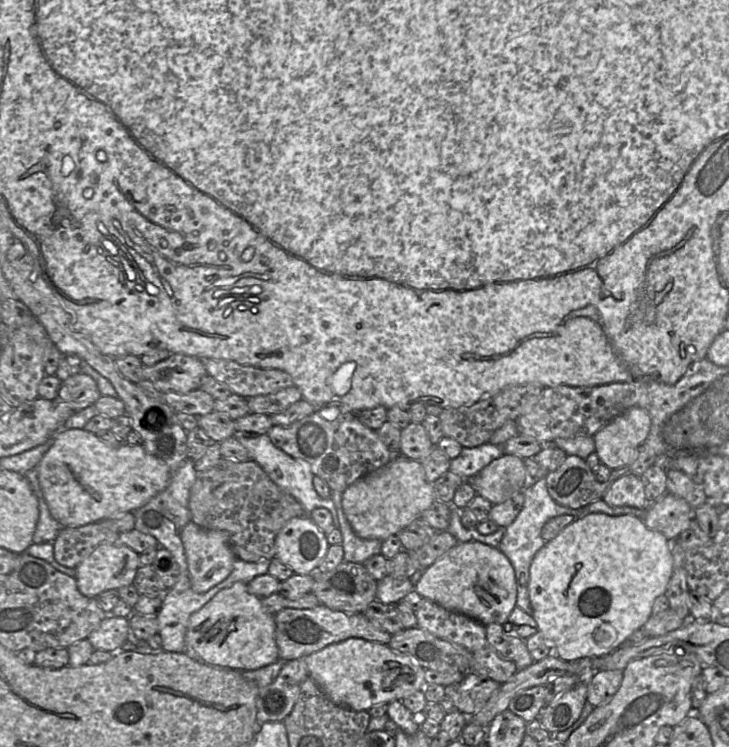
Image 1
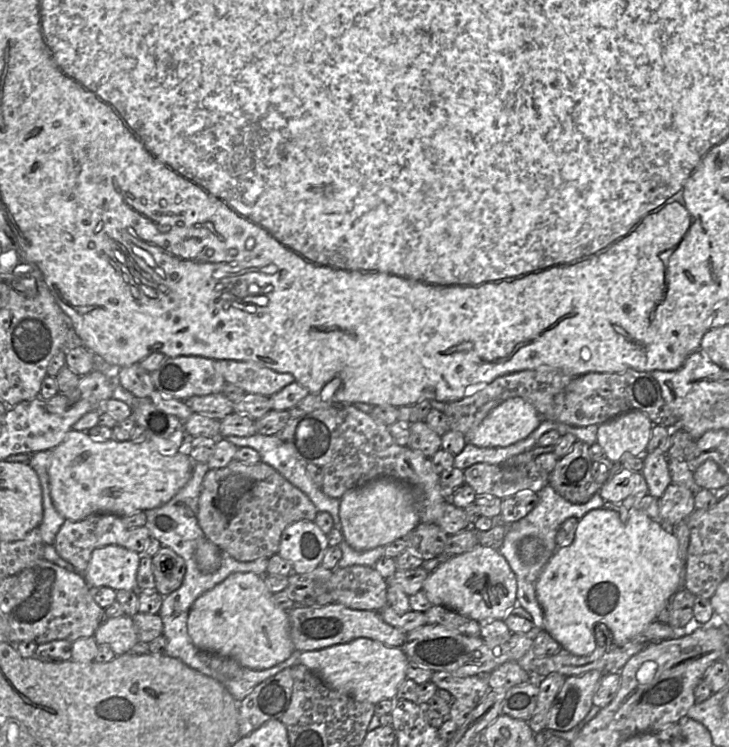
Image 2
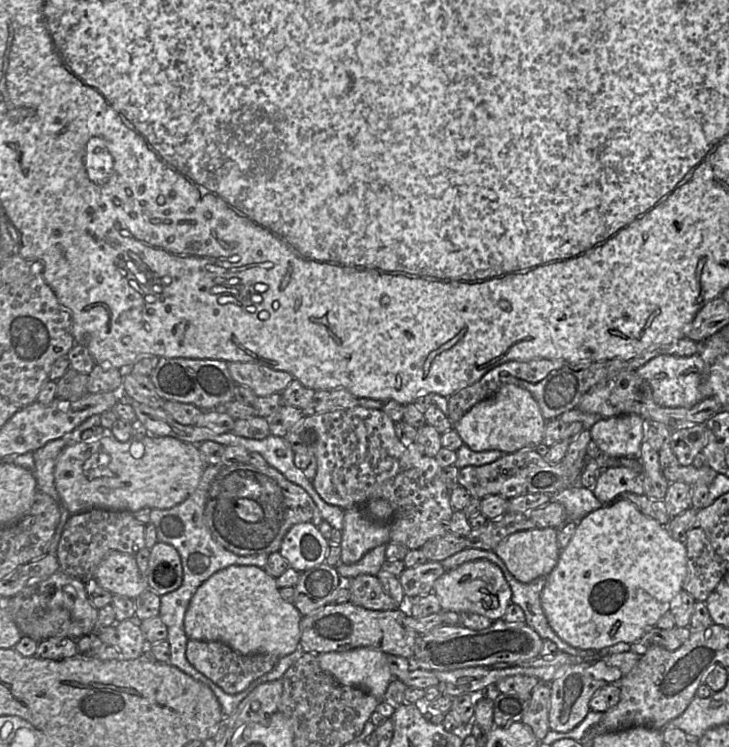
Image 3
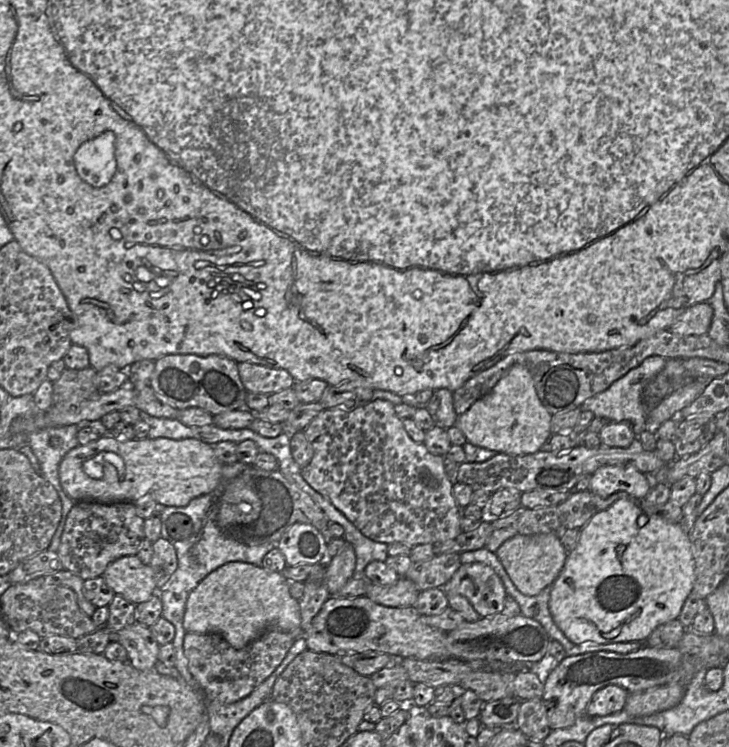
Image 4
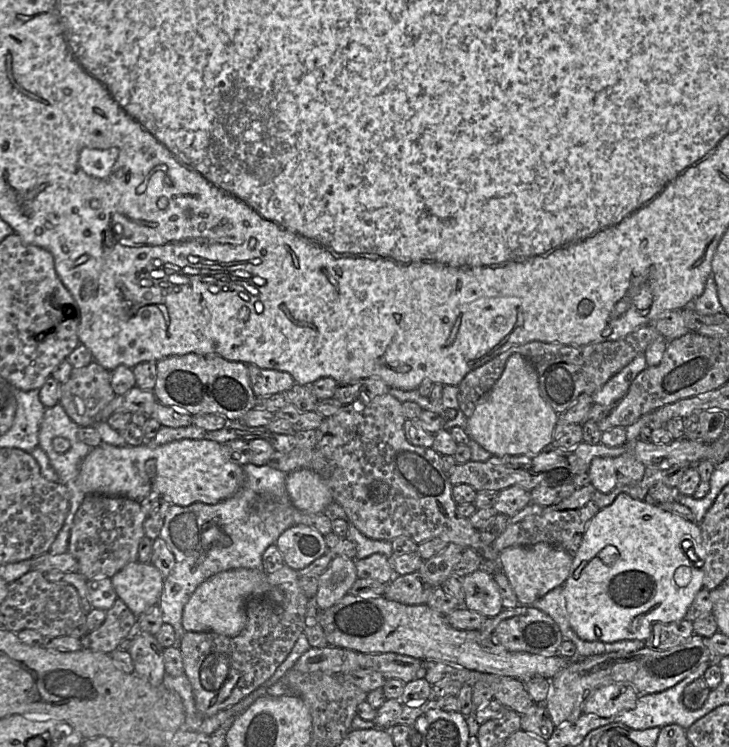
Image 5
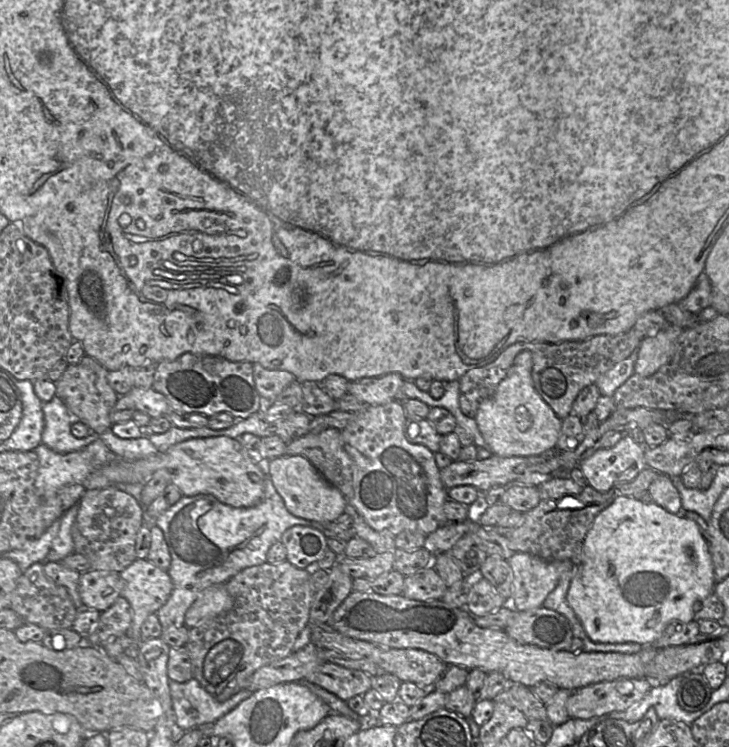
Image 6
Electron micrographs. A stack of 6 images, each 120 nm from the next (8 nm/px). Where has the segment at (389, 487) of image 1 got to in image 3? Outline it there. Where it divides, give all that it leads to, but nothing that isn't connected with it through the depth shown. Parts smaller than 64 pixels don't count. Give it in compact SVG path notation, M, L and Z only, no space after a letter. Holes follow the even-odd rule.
M363 507L344 511L344 525L340 543L343 564L358 562L368 551L390 542L390 528L387 523L375 522Z

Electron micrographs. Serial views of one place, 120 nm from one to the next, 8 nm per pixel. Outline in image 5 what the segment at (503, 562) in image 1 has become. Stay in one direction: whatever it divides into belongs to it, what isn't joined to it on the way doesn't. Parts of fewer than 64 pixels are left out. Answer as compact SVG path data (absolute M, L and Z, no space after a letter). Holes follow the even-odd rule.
M480 568L461 578L465 592L463 606L487 618L497 616L504 608L493 573Z

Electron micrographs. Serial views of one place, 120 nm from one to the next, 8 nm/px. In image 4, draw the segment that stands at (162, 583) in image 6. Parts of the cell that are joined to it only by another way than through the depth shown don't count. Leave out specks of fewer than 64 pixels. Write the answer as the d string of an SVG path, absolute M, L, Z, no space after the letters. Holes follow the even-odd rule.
M125 556L108 565L102 575L116 595L139 605L157 592L155 573L136 556Z

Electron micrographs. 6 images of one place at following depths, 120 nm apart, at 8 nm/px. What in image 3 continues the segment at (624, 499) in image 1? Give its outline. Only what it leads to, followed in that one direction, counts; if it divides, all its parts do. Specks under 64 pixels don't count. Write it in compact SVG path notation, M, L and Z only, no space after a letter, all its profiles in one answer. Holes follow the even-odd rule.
M620 465L609 466L599 476L593 493L603 504L610 504L624 494L644 494L642 473Z

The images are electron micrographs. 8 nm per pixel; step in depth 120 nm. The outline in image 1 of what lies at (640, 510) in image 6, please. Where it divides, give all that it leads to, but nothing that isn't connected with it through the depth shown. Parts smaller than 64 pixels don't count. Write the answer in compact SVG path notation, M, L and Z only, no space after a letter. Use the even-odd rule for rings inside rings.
M589 513L584 517L576 518L574 522L563 528L554 539L546 542L534 555L530 564L528 591L533 610L532 617L537 623L538 631L551 645L554 654L567 662L586 657L603 657L621 647L633 632L641 629L652 615L654 600L666 593L672 576L673 556L670 544L671 541L661 532L648 528L644 521L636 516L629 514L611 516L605 513Z

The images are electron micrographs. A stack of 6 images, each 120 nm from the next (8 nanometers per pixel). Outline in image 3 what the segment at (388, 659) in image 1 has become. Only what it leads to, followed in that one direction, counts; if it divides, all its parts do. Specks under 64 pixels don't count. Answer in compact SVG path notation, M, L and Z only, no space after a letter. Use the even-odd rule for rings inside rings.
M359 647L344 652L317 654L321 669L340 684L367 691L379 701L394 679L388 665L388 654L370 647Z

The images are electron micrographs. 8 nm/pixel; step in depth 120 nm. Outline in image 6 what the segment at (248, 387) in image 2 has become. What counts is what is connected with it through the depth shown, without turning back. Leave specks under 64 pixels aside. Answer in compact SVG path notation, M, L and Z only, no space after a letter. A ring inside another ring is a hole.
M253 363L253 375L256 389L264 404L274 400L291 382L295 376L286 370L272 370Z

